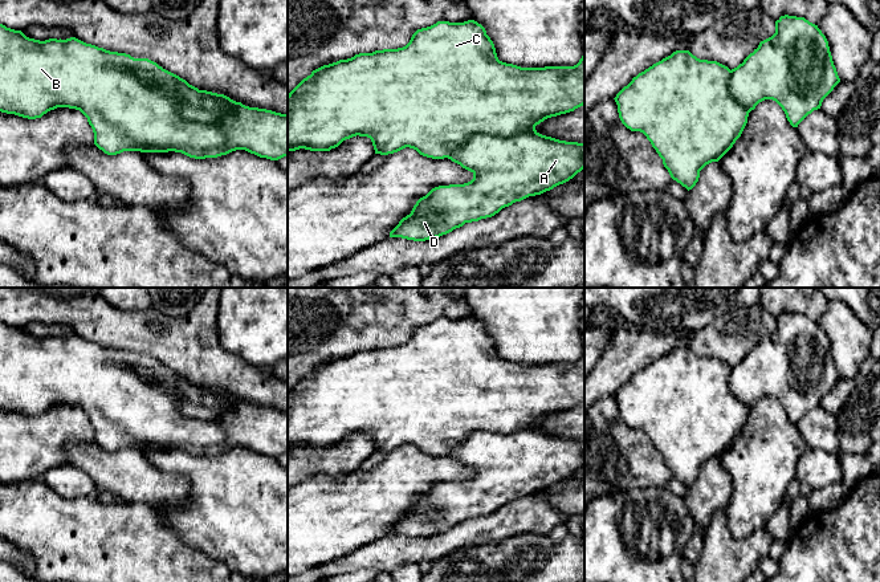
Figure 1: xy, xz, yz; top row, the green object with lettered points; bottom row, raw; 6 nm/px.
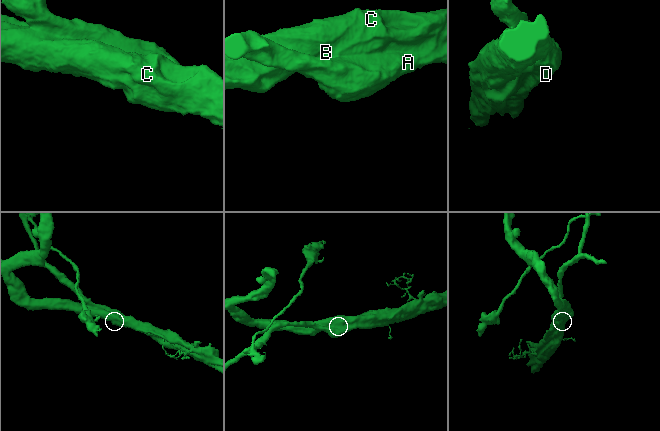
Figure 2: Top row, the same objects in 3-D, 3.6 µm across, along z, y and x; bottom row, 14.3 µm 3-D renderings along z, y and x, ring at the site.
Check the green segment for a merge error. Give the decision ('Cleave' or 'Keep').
Keep

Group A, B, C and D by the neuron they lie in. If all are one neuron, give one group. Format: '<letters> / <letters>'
A B C D

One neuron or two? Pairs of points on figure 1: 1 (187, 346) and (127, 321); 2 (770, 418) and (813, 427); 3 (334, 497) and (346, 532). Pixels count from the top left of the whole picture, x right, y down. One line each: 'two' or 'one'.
1: one
2: two
3: one

